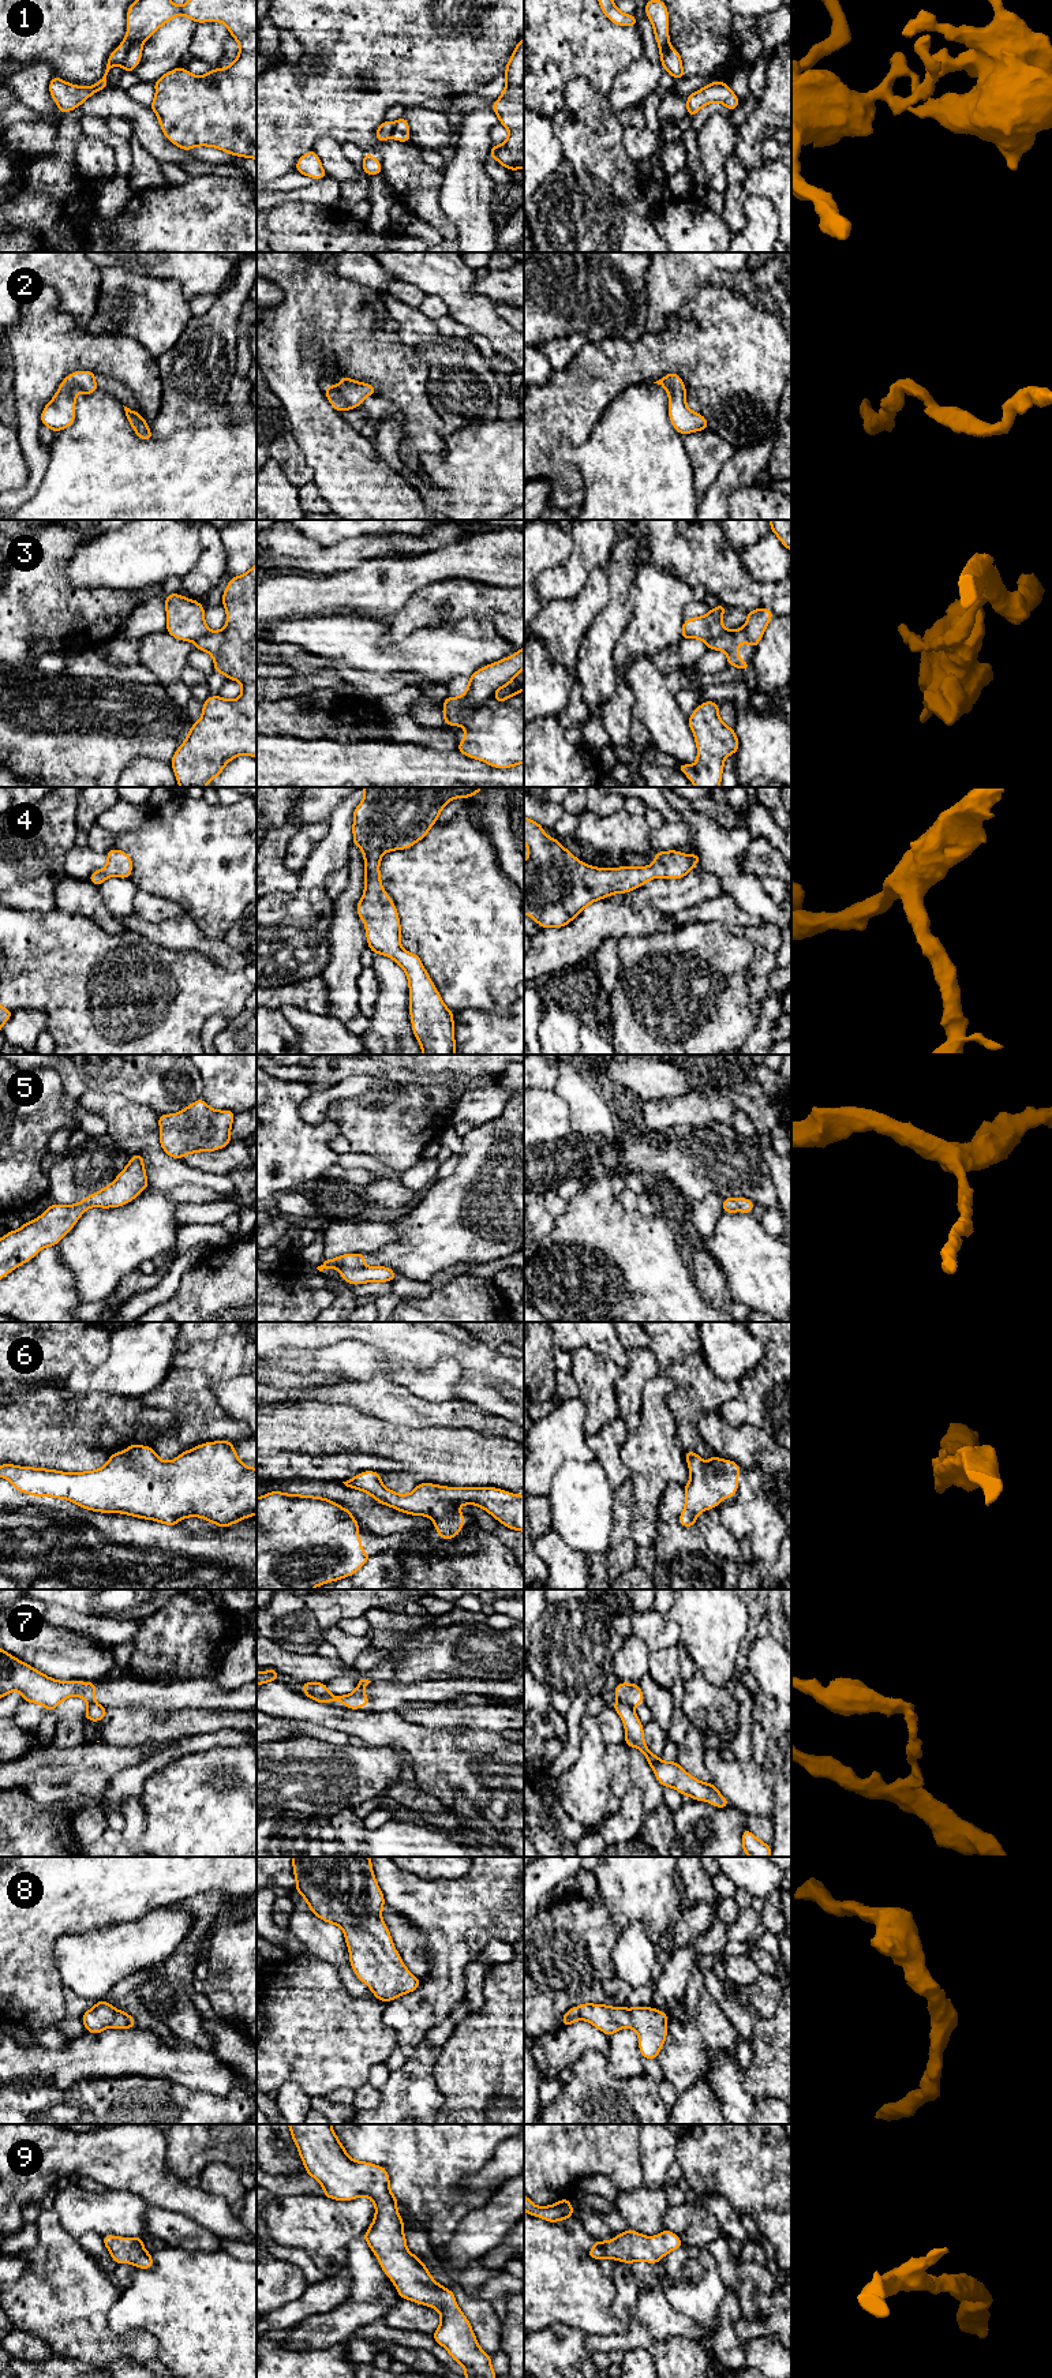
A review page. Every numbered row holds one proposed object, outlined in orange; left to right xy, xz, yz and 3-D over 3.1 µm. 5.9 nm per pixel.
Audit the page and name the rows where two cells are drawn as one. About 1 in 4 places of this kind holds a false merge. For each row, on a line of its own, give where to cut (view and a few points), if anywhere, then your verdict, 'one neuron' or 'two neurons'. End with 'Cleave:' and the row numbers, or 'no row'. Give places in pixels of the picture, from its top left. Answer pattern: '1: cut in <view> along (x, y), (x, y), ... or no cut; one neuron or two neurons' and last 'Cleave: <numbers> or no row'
1: cut in xy along (141, 40), (135, 40), (130, 45), (120, 64); two neurons
2: no cut; one neuron
3: cut in xz along (493, 696), (476, 706), (460, 725); two neurons
4: no cut; one neuron
5: no cut; one neuron
6: no cut; one neuron
7: cut in yz along (618, 1699), (632, 1708); two neurons
8: no cut; one neuron
9: no cut; one neuron
Cleave: 1, 3, 7

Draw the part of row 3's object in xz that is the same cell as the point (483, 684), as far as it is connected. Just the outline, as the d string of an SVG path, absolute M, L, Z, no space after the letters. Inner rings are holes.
M524 647L516 654L475 671L467 685L467 692L458 697L443 700L442 716L448 726L461 726L467 715L486 703L494 694L513 682L524 669Z

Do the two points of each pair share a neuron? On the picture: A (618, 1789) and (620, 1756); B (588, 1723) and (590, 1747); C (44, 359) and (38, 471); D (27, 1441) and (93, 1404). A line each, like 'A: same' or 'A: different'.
A: same
B: same
C: same
D: same

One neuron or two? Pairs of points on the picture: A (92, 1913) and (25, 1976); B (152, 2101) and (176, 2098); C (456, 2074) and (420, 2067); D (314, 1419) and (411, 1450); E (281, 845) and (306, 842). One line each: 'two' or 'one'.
A: one
B: one
C: two
D: one
E: two

